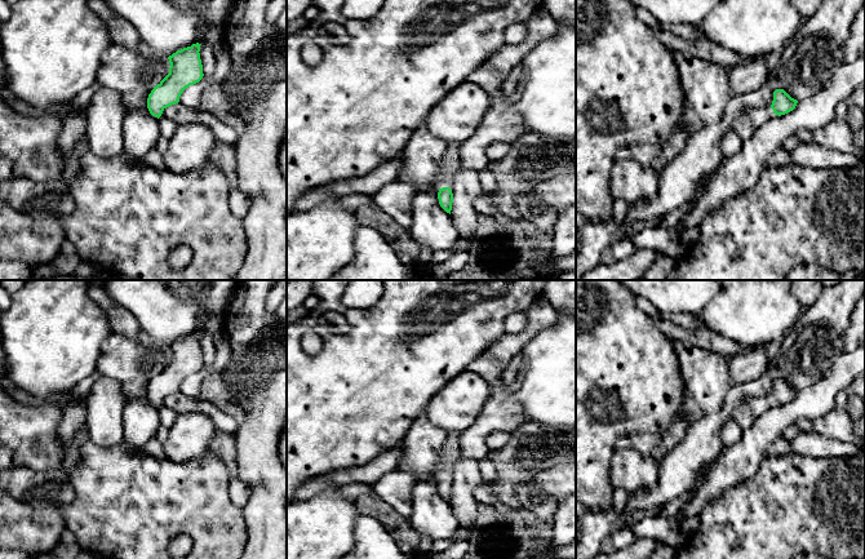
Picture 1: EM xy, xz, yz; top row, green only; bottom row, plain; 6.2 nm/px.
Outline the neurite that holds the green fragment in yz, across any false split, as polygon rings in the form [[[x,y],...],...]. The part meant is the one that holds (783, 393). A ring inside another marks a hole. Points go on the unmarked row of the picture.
[[[784,378],[773,381],[773,390],[768,398],[744,398],[742,401],[732,411],[732,418],[746,430],[766,413],[773,403],[781,405],[793,400],[798,390],[791,387]]]

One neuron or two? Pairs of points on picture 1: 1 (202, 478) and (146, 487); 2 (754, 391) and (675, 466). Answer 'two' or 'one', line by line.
1: one
2: one

